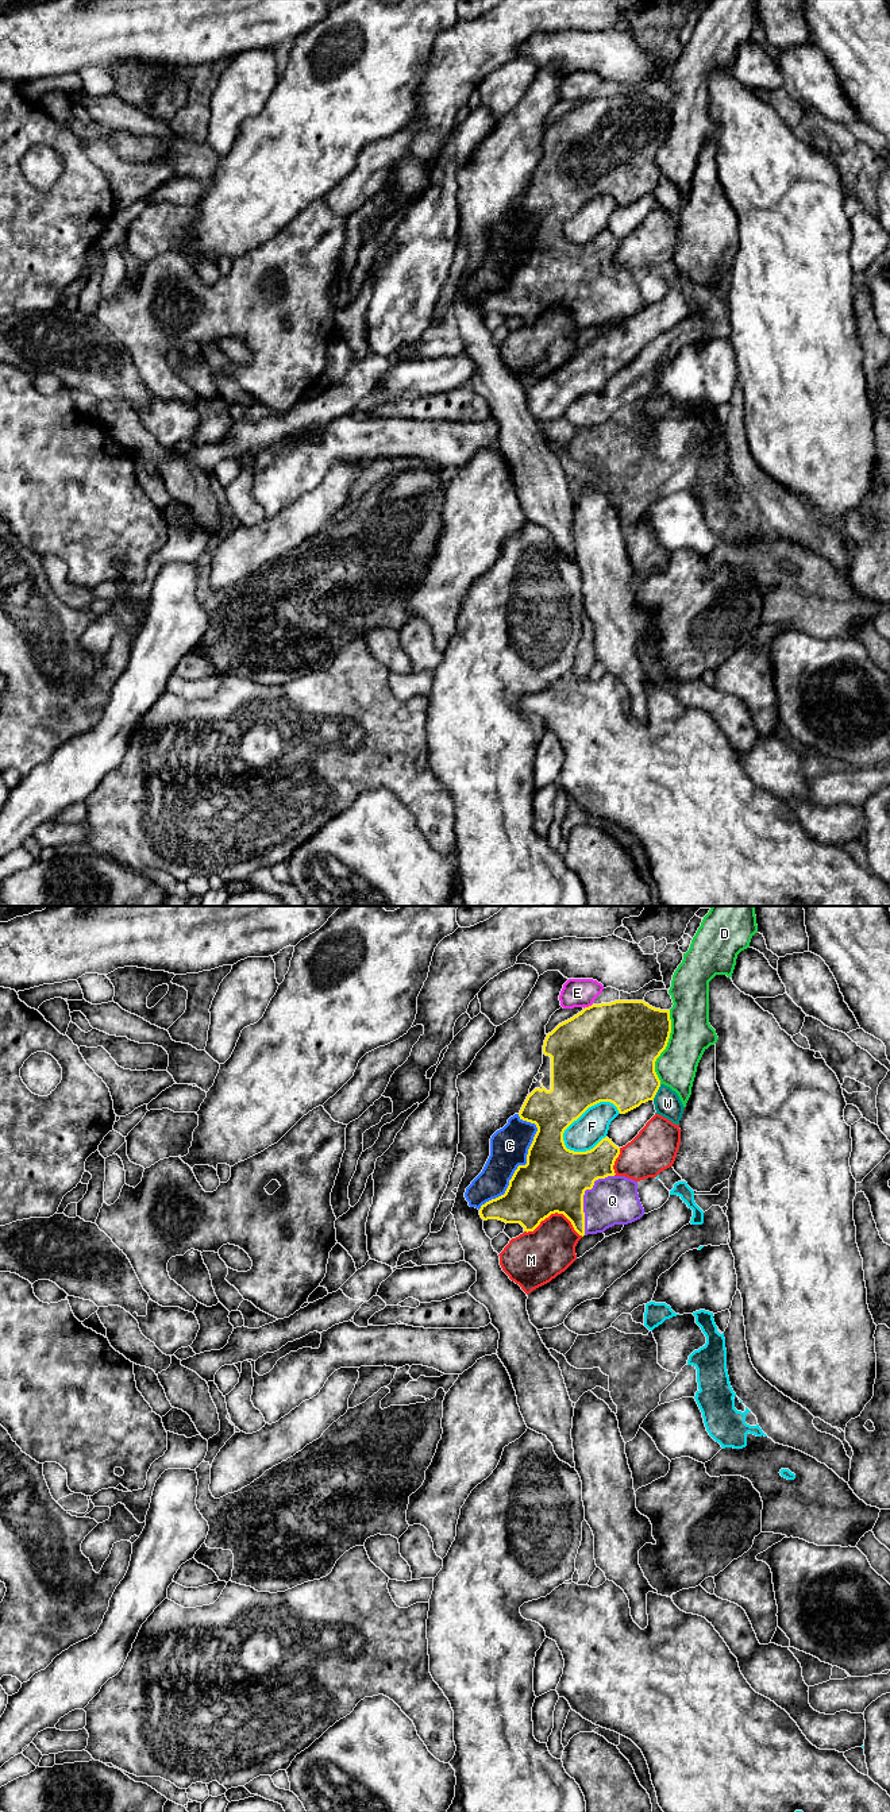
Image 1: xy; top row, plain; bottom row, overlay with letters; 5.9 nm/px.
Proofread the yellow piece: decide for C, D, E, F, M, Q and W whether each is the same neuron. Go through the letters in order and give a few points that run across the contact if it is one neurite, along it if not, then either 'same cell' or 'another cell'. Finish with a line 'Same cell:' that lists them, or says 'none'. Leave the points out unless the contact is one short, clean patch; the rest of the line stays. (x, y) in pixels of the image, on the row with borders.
C: another cell
D: another cell
E: another cell
F: another cell
M: another cell
Q: xy (554, 1179), (566, 1182), (582, 1198), (612, 1201) | same cell
W: another cell
Same cell: Q

